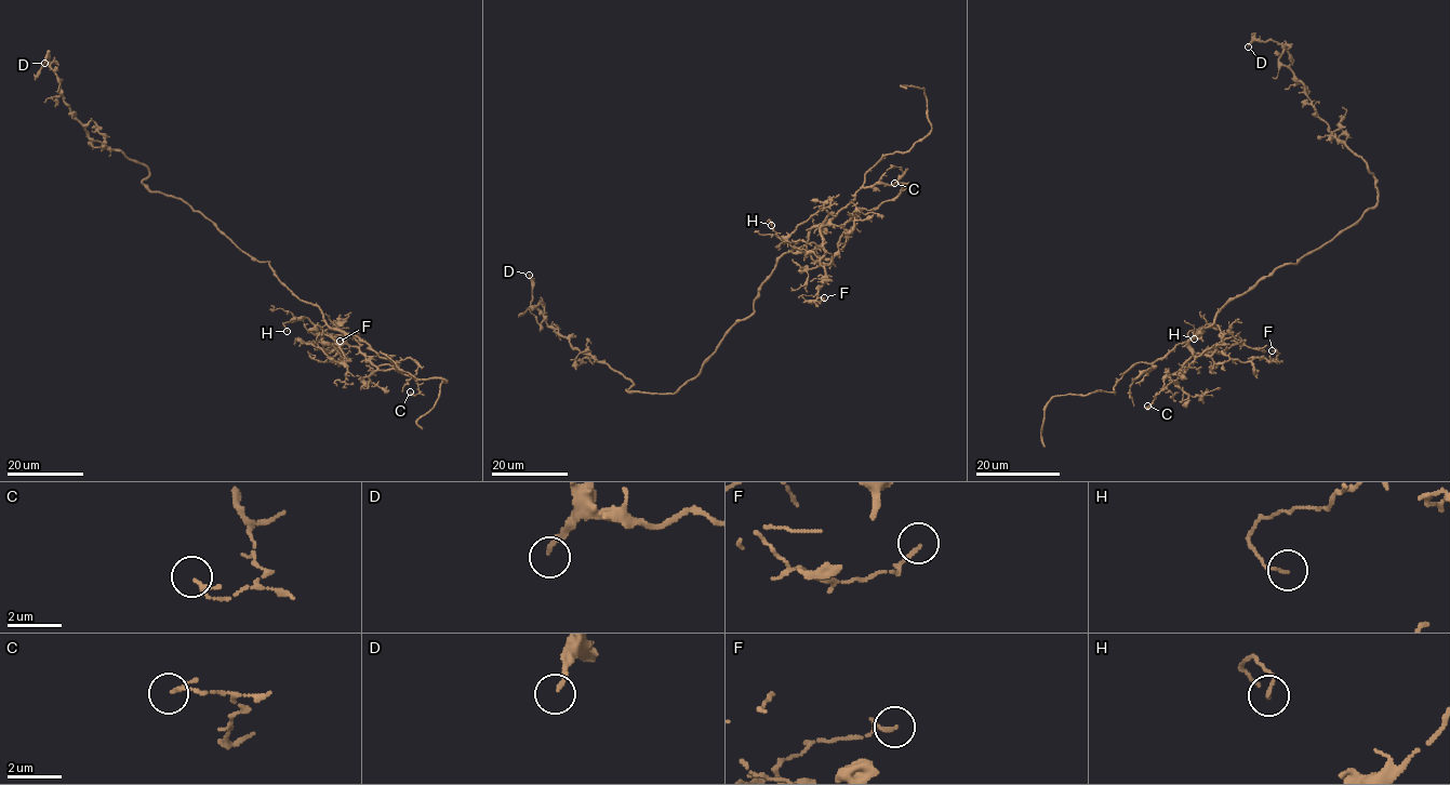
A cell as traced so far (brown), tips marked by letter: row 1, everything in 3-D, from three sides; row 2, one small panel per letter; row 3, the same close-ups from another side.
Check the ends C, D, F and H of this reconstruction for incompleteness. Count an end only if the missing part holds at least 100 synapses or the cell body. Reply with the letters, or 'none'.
none

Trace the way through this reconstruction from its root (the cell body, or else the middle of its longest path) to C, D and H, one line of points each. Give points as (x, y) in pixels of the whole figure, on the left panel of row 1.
C: (262, 262), (380, 370), (411, 375), (420, 391), (410, 391)
D: (262, 262), (181, 199), (151, 191), (142, 182), (144, 164), (91, 138), (64, 101), (48, 57), (44, 63)
H: (262, 262), (269, 263), (300, 300), (316, 305), (344, 340), (336, 345), (304, 317), (283, 322), (287, 331)

